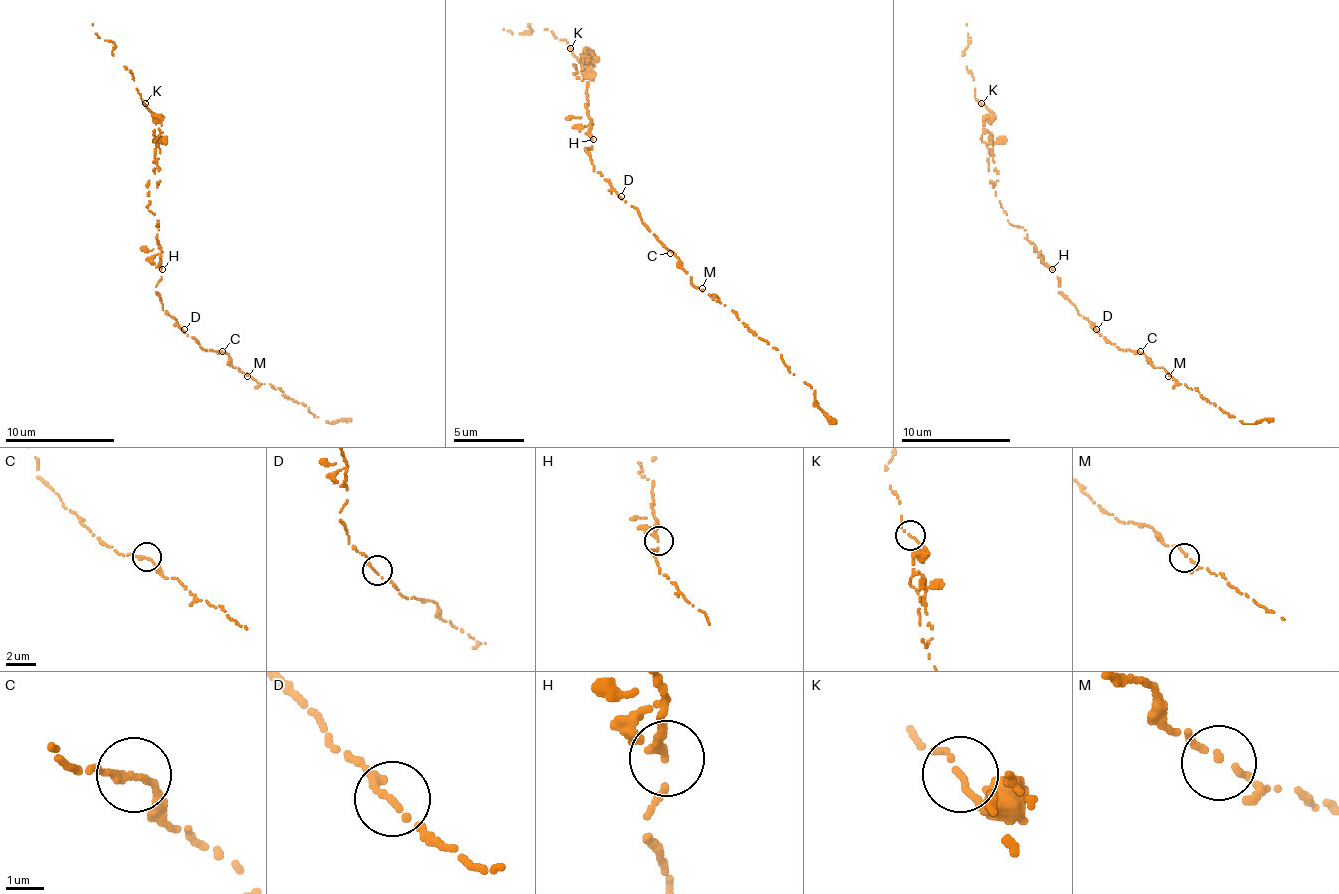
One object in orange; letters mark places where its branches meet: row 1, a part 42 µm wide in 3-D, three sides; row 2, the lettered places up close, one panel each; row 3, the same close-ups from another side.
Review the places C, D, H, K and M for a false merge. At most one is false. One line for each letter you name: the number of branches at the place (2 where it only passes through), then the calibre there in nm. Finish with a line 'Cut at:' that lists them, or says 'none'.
K: 2 | 140 nm
Cut at: K

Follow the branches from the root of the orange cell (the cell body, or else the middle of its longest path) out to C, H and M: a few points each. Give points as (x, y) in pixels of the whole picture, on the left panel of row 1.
C: (156, 283), (156, 294), (164, 313), (203, 349), (222, 351)
H: (156, 283), (162, 277), (162, 269)
M: (156, 283), (156, 294), (164, 313), (203, 349), (222, 351), (247, 376)

